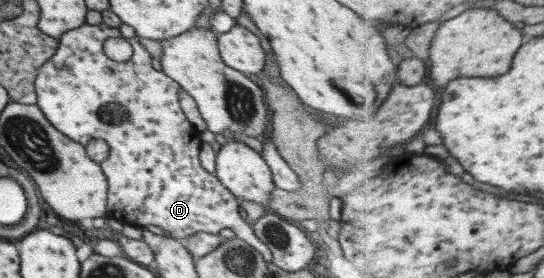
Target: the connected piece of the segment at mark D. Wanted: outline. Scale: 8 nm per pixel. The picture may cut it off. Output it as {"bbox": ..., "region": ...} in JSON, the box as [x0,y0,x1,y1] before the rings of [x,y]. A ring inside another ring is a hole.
{"bbox":[35,22,272,262],"region":[[[102,22],[97,25],[87,25],[83,24],[77,28],[72,28],[67,32],[64,32],[57,42],[57,48],[55,52],[51,55],[49,60],[46,60],[38,69],[35,76],[35,94],[36,105],[39,110],[45,115],[45,118],[61,132],[65,134],[67,138],[79,142],[81,146],[85,146],[90,140],[102,140],[106,147],[108,148],[108,154],[105,160],[100,162],[100,169],[102,173],[106,176],[106,183],[108,184],[106,190],[106,214],[107,218],[115,218],[123,224],[136,225],[139,227],[144,227],[147,224],[151,226],[157,226],[161,230],[167,232],[168,236],[171,238],[185,238],[186,236],[195,234],[195,232],[207,232],[209,234],[217,235],[219,230],[223,228],[229,228],[232,230],[237,238],[244,240],[250,247],[253,247],[260,255],[263,261],[272,262],[272,256],[270,250],[261,242],[252,231],[252,228],[247,225],[246,221],[241,219],[239,213],[237,213],[237,201],[236,198],[225,188],[213,174],[209,174],[201,165],[198,159],[198,153],[200,152],[200,139],[199,132],[195,127],[187,121],[185,115],[179,107],[179,100],[177,99],[177,93],[180,92],[180,86],[174,81],[169,79],[163,71],[157,71],[151,66],[151,57],[149,53],[143,49],[141,44],[137,42],[135,38],[127,38],[126,41],[132,48],[131,57],[124,62],[115,62],[110,60],[101,49],[103,41],[108,38],[120,38],[121,34],[118,28],[109,28]]]}

